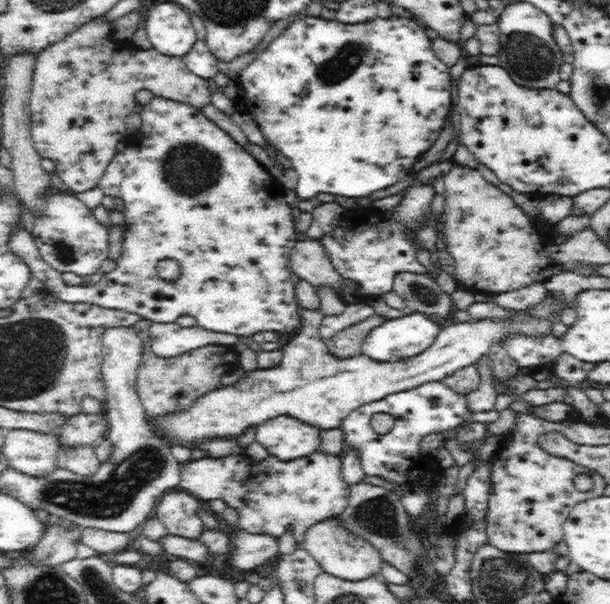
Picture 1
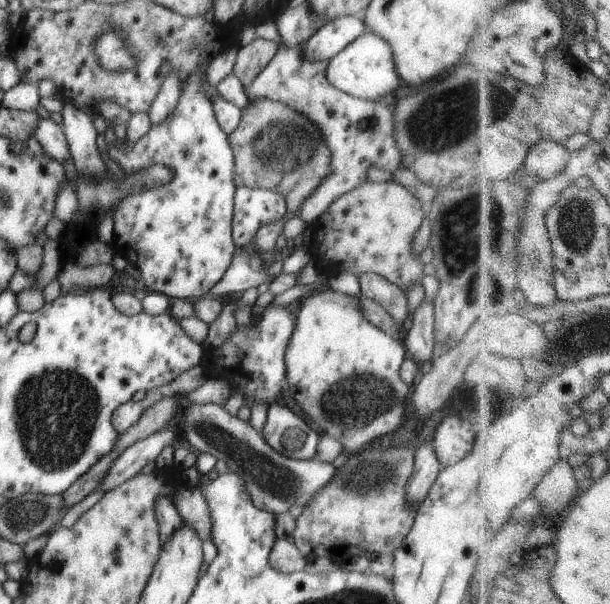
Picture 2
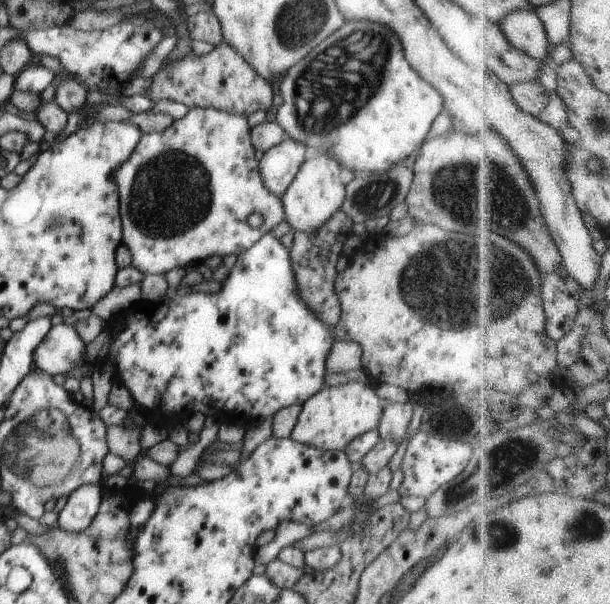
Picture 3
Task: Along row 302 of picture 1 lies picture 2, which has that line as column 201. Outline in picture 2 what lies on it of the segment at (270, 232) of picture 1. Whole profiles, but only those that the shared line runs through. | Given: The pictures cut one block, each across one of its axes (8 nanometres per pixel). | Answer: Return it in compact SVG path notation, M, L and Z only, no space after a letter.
M198 66L190 76L188 80L184 82L184 87L181 90L181 94L178 100L178 104L172 108L170 114L166 114L166 120L160 120L150 126L150 130L145 134L136 144L130 152L122 152L122 148L109 148L108 156L112 159L118 166L126 172L126 174L134 174L134 170L142 165L148 165L150 160L159 161L161 164L170 165L172 170L174 170L174 178L164 184L164 186L158 186L158 188L152 188L152 190L140 190L136 194L132 194L130 198L126 196L124 202L120 202L114 210L114 238L113 244L116 248L116 252L126 259L126 261L131 264L133 268L138 268L142 273L142 281L148 287L149 292L158 292L164 294L166 297L174 299L183 300L196 300L201 297L207 296L207 293L214 288L214 286L222 280L224 272L228 270L228 266L232 263L232 258L237 252L236 244L234 243L232 237L232 222L234 214L234 198L236 189L236 166L234 161L234 154L232 151L232 146L230 145L228 135L222 130L216 121L216 114L214 114L214 104L213 100L208 98L206 90L204 90L204 82L202 82L202 76L206 76L206 70L204 66Z

